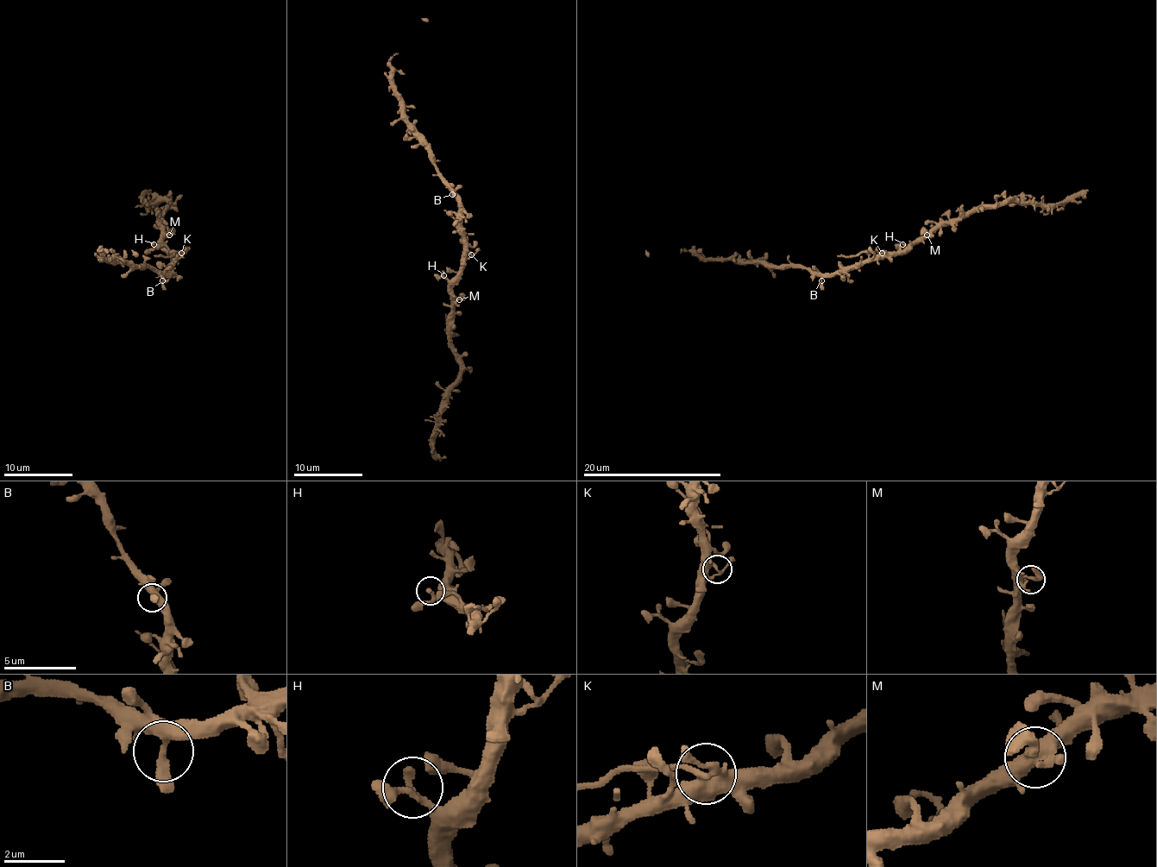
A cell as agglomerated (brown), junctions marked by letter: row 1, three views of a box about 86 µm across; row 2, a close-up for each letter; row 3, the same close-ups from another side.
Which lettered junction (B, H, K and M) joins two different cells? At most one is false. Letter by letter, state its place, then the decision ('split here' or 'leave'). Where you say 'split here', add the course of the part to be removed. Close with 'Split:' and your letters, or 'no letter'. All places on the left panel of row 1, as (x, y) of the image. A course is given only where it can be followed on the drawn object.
B: place (162, 280); leave
H: place (154, 244); leave
K: place (181, 253); split here; course (181, 253), (154, 256)
M: place (169, 235); leave
Split: K

